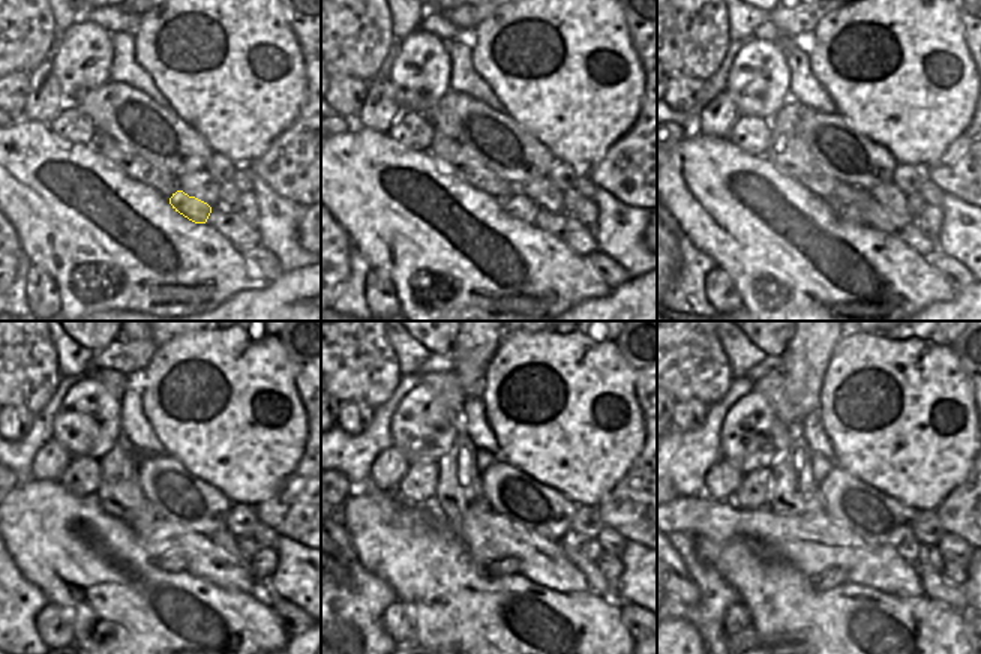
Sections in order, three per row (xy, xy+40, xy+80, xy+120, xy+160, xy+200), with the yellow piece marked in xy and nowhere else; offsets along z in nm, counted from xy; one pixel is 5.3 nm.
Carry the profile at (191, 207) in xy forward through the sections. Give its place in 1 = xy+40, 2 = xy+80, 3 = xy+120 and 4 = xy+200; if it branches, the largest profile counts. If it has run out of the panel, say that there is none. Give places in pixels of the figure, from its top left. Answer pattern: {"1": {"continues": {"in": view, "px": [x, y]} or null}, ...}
{"1": {"continues": {"in": "xy+40", "px": [518, 206]}}, "2": {"continues": {"in": "xy+80", "px": [851, 213]}}, "3": {"continues": {"in": "xy+120", "px": [174, 560]}}, "4": {"continues": {"in": "xy+200", "px": [830, 578]}}}

